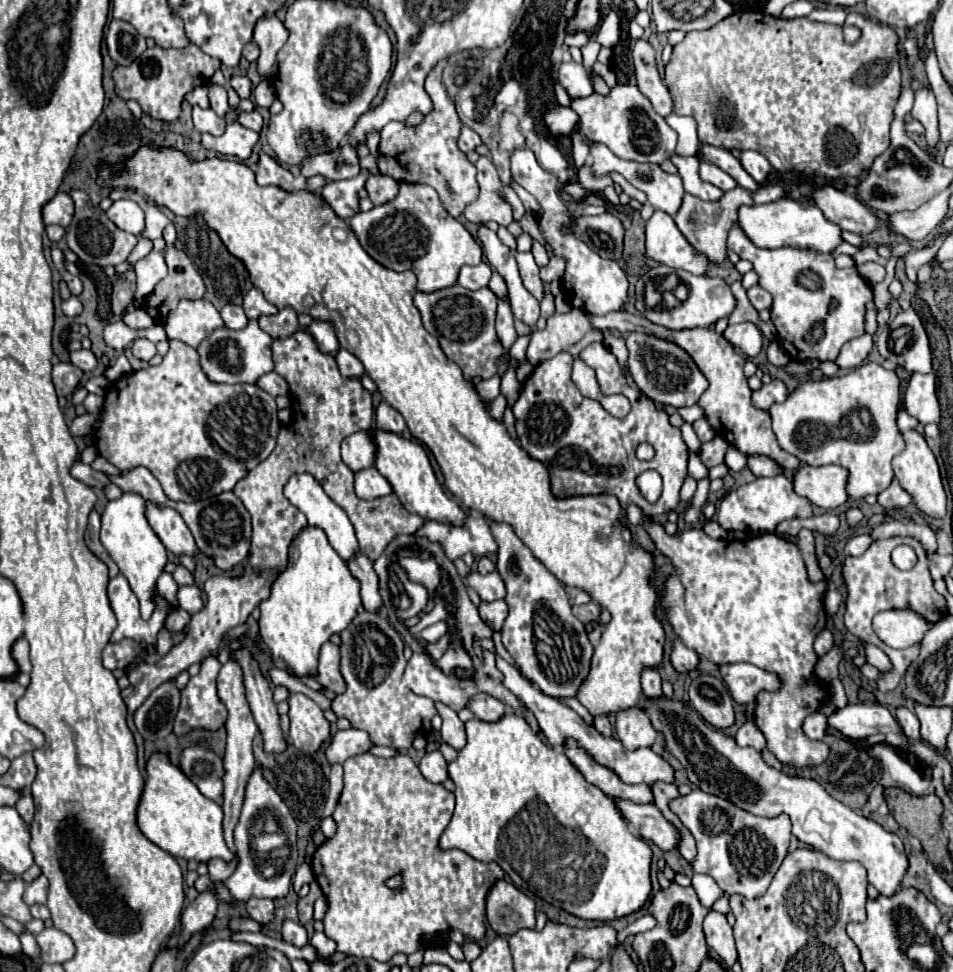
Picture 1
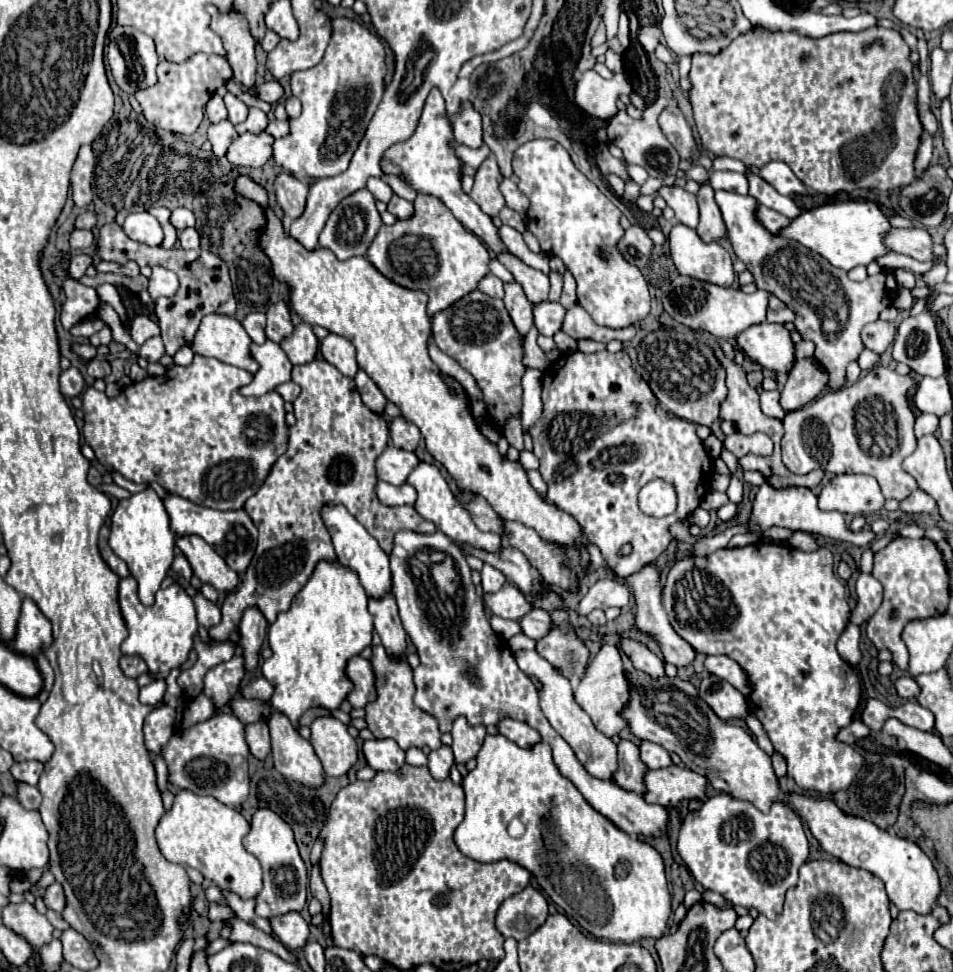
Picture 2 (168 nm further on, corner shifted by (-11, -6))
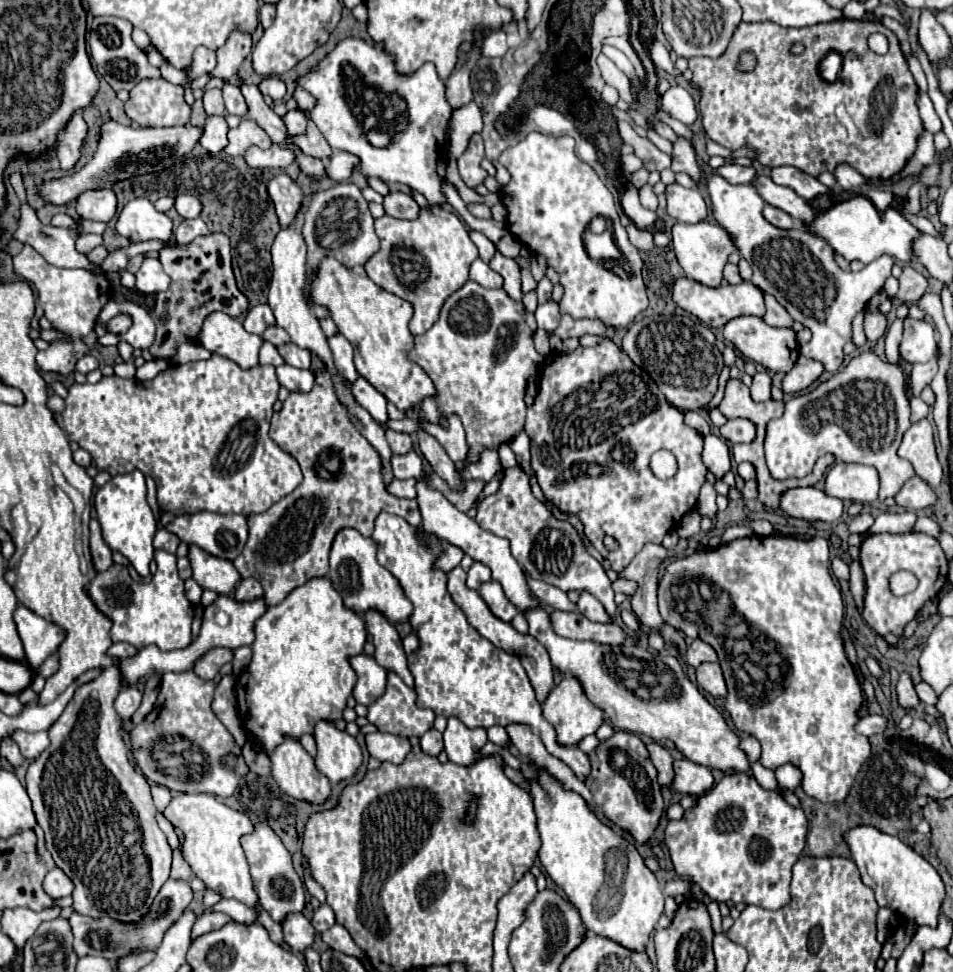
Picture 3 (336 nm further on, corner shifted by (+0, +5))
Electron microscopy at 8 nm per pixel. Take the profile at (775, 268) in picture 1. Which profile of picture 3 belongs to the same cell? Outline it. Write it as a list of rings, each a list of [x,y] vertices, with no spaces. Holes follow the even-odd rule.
[[[712,175],[708,193],[716,221],[736,235],[736,247],[754,271],[752,283],[764,293],[770,293],[794,321],[800,321],[812,331],[812,339],[800,347],[800,355],[820,361],[830,373],[838,371],[844,361],[842,347],[852,339],[852,319],[856,313],[864,311],[872,295],[884,287],[884,281],[890,277],[892,257],[882,255],[860,271],[842,271],[834,261],[832,249],[820,237],[812,235],[812,243],[780,243],[786,231],[764,219],[764,201],[752,185],[732,185],[724,177]],[[796,247],[800,247],[800,251],[796,251]]]

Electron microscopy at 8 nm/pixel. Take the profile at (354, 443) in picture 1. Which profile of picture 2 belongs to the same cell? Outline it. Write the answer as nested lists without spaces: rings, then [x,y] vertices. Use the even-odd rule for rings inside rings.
[[[387,446],[375,460],[377,478],[389,484],[405,484],[407,474],[419,464],[419,458],[413,452],[407,452],[403,448]]]

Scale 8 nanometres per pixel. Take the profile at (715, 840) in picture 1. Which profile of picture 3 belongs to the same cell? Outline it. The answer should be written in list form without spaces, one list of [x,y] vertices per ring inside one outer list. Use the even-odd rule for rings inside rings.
[[[746,773],[724,775],[712,791],[698,797],[696,807],[688,809],[680,821],[670,821],[666,827],[666,847],[670,851],[678,875],[692,877],[710,899],[752,903],[762,909],[780,909],[790,903],[792,865],[798,861],[806,845],[808,821],[802,809],[784,801],[776,791],[766,791],[758,781]]]

